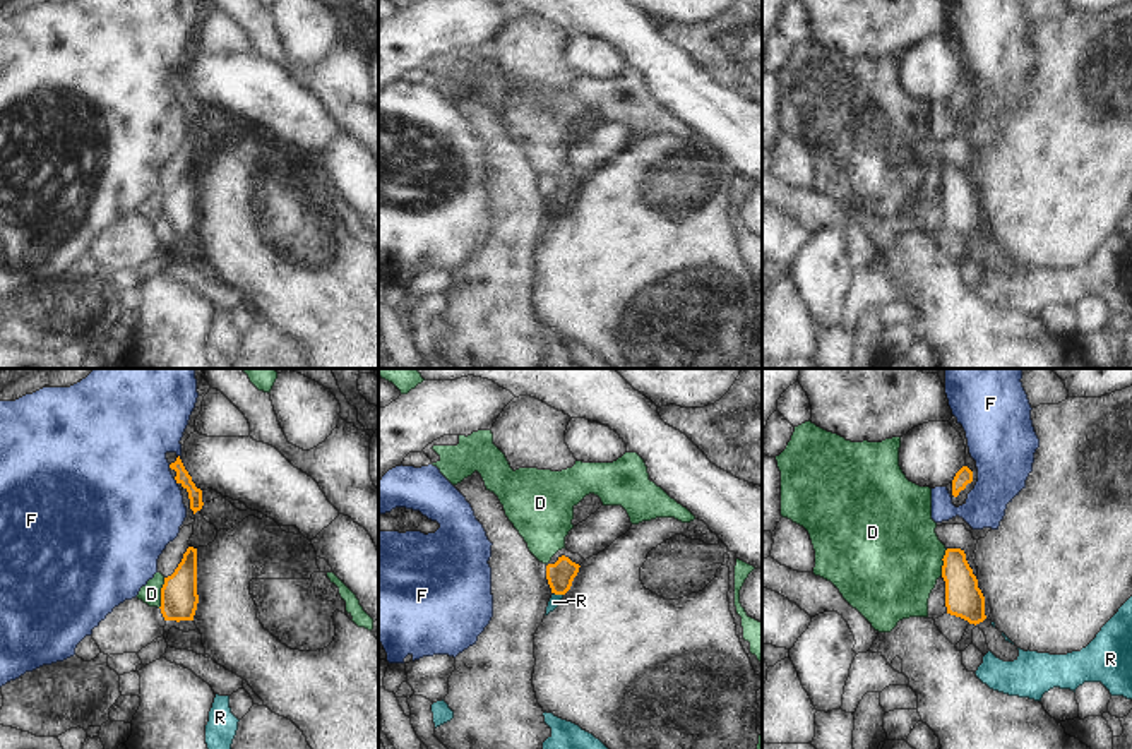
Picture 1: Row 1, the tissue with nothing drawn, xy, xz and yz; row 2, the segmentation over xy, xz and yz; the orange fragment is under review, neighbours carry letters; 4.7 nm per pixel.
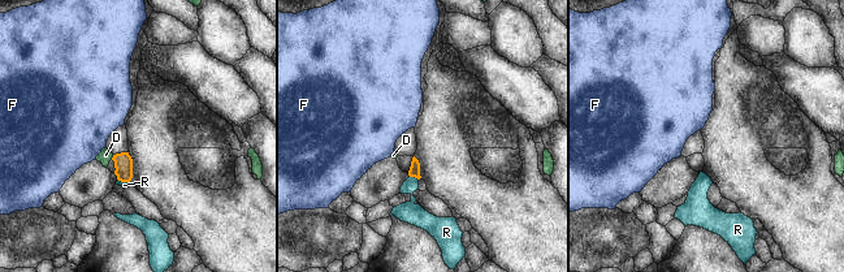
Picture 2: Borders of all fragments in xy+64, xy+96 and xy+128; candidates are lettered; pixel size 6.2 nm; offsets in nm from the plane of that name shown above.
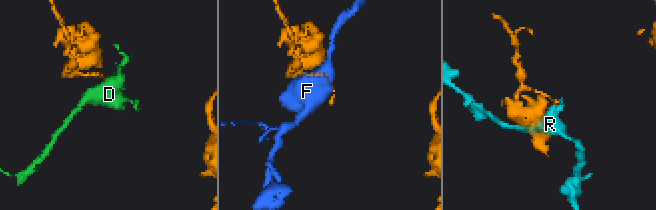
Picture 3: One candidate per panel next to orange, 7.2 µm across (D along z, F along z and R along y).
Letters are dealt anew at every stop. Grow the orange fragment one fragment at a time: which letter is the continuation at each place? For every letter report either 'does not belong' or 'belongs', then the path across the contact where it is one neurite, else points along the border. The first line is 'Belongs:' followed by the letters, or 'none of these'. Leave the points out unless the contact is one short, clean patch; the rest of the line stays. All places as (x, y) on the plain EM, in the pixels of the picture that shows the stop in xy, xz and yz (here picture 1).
Belongs: none of these
D: does not belong; border xy (165, 194), (158, 223)
F: does not belong
R: does not belong; border xz (554, 208), (562, 211)

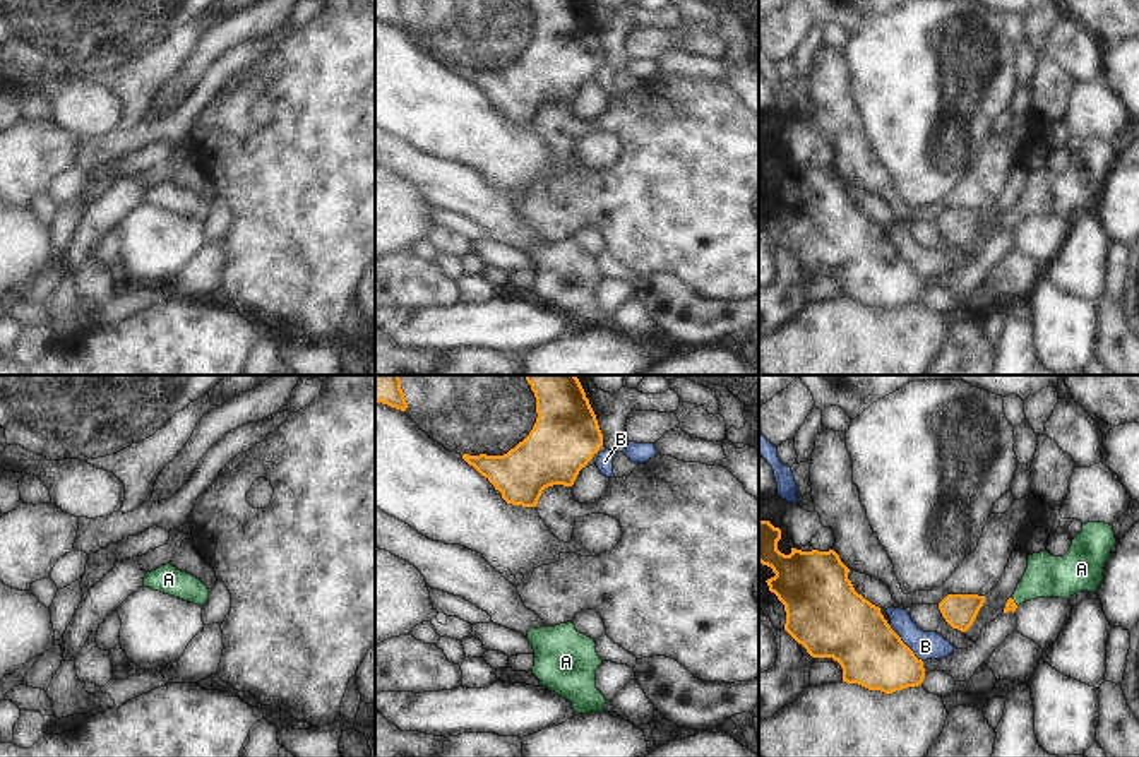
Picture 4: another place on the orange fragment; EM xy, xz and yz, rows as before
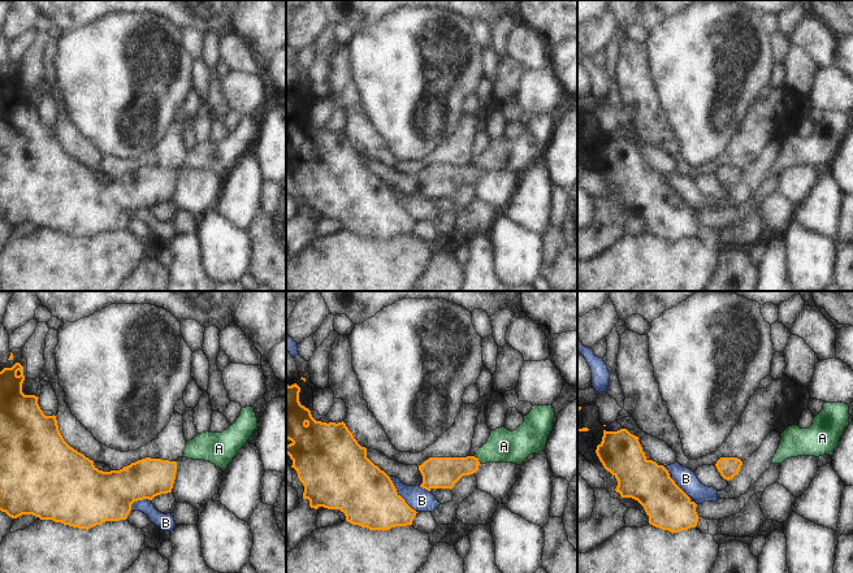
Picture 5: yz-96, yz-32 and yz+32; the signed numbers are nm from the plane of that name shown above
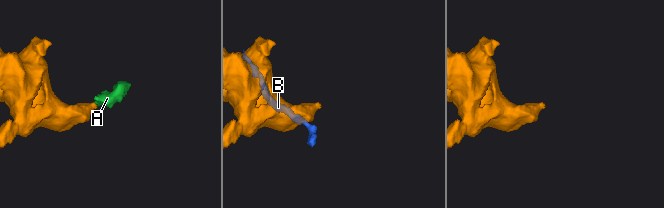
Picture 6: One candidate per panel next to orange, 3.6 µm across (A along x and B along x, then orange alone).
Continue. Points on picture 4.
Belongs: A
A: belongs; way yz (1009, 223), (1013, 218), (1047, 192)
B: does not belong

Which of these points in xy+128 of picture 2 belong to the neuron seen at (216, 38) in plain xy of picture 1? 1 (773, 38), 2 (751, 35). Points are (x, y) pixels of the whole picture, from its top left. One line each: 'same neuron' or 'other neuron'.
1: same neuron
2: same neuron

